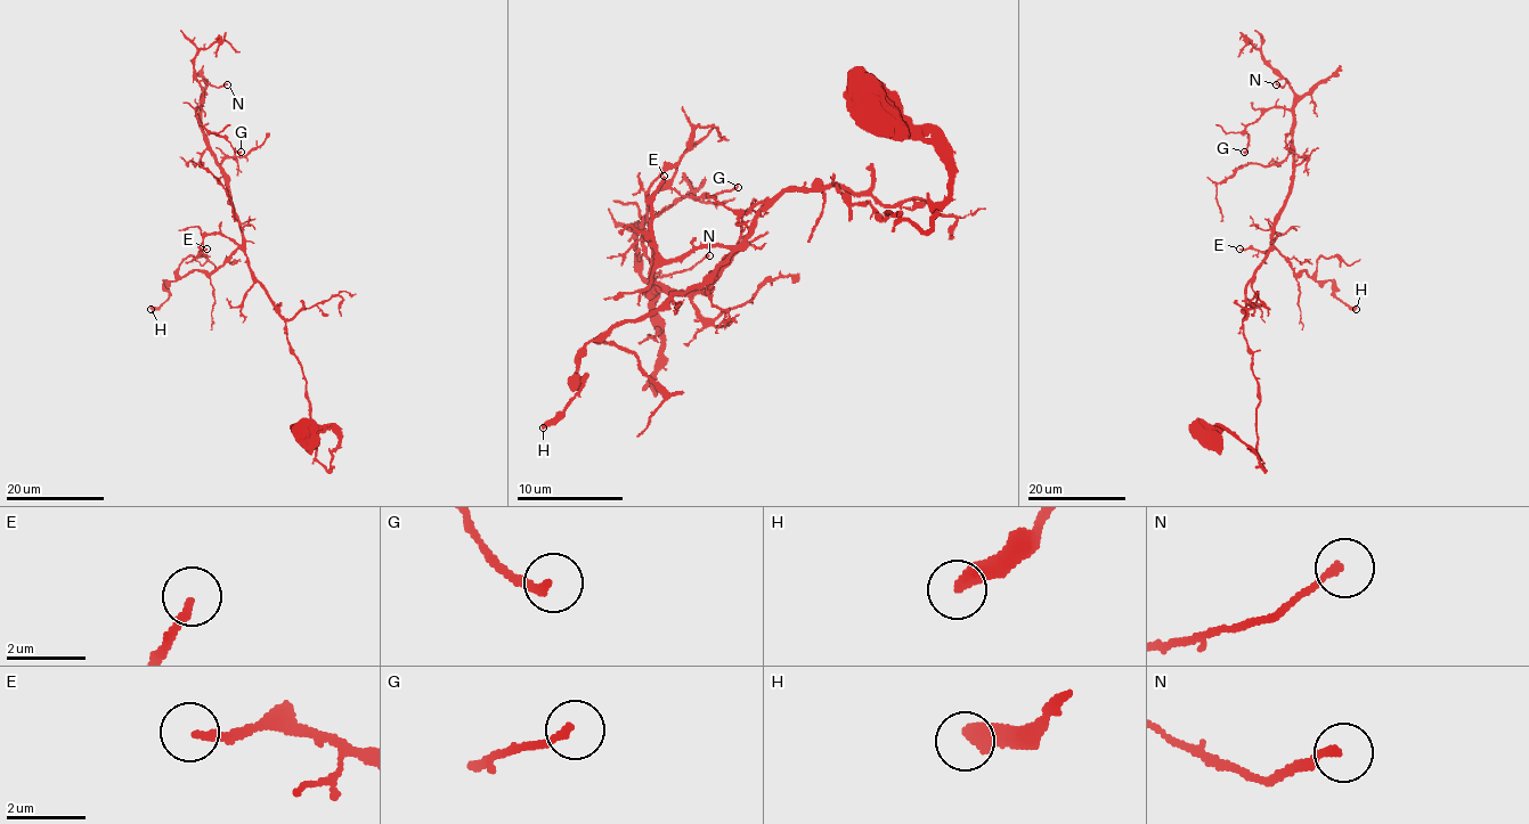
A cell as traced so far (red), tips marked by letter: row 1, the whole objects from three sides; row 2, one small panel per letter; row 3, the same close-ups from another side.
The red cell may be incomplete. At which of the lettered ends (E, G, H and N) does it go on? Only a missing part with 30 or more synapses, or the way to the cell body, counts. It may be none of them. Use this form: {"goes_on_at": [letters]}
{"goes_on_at": []}

